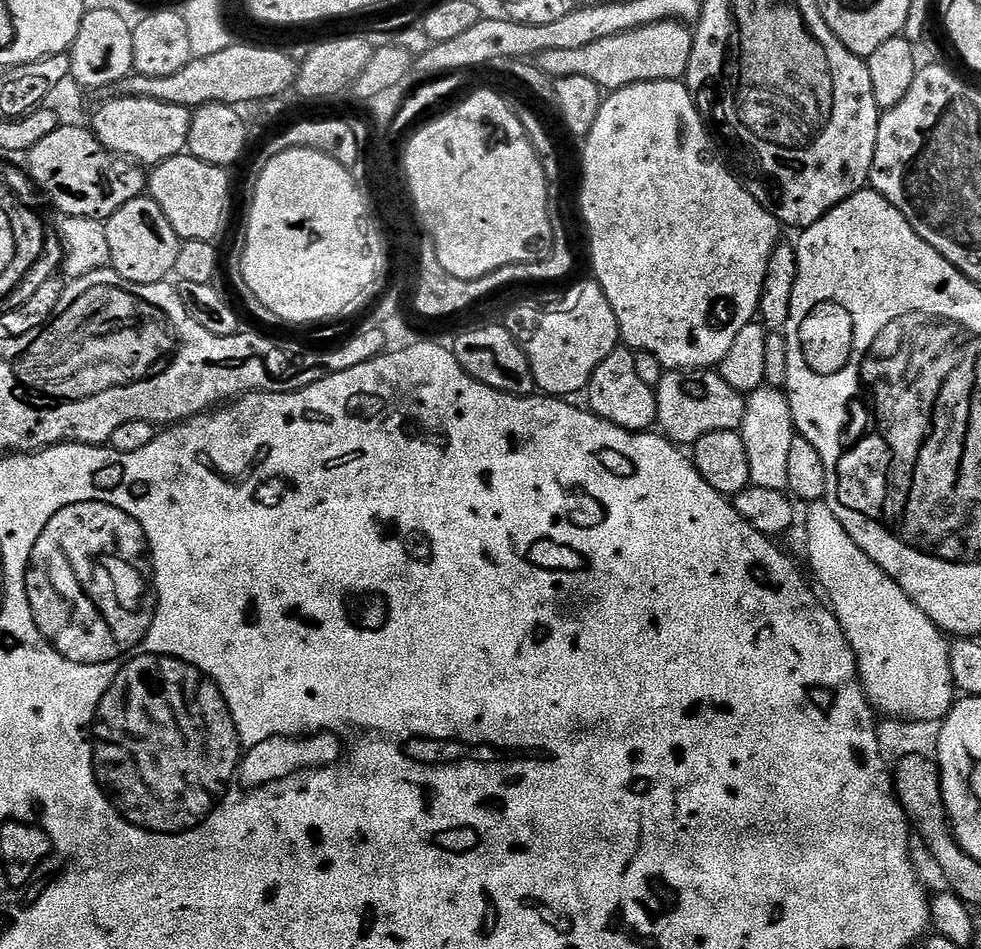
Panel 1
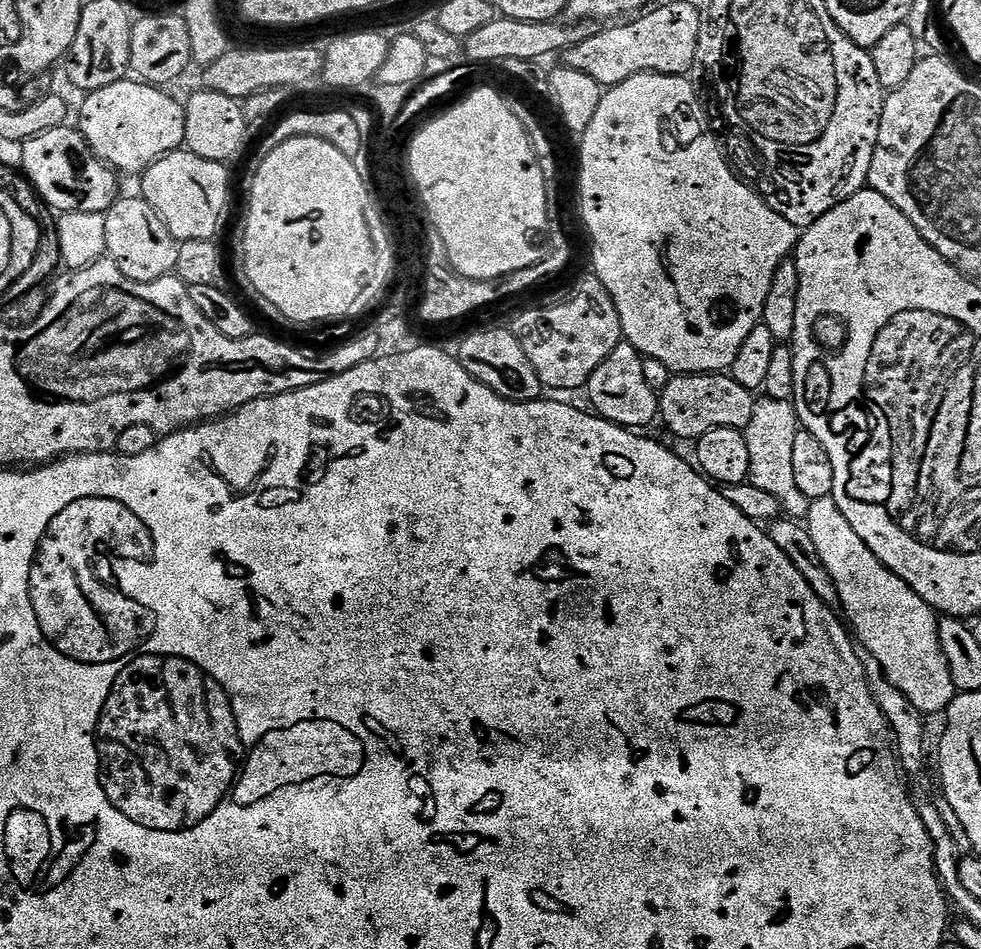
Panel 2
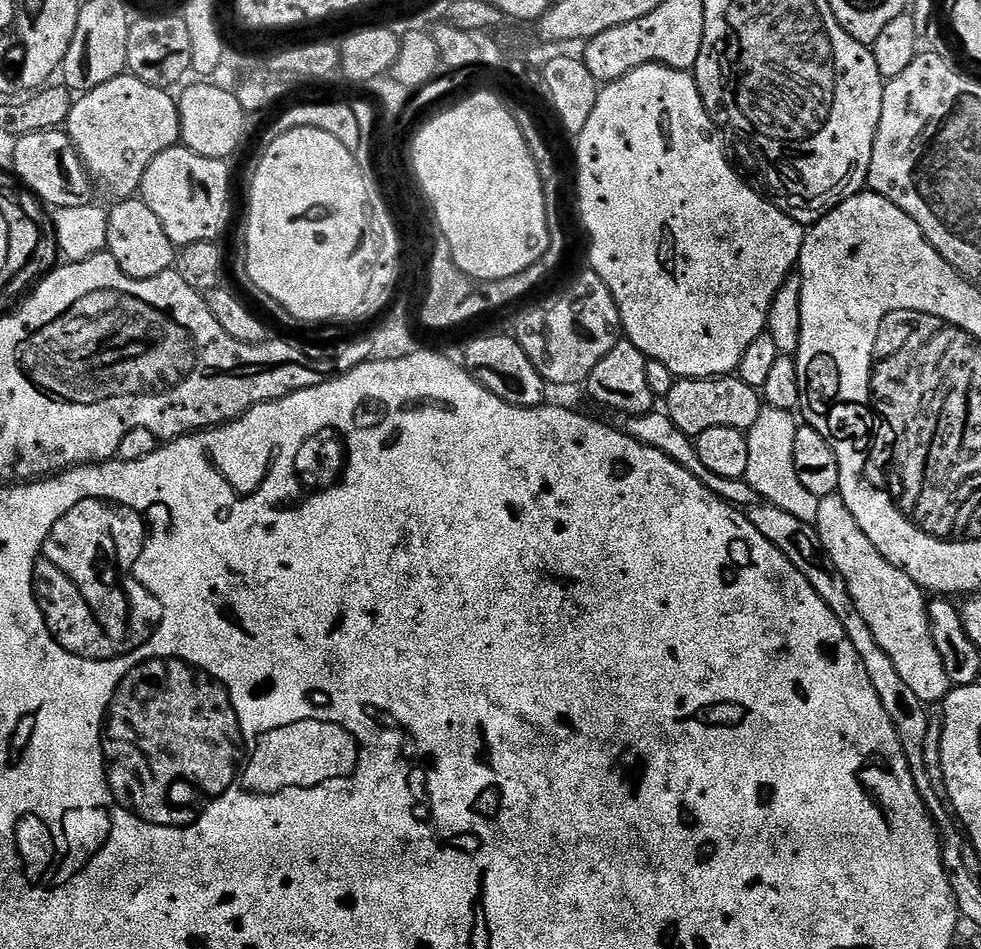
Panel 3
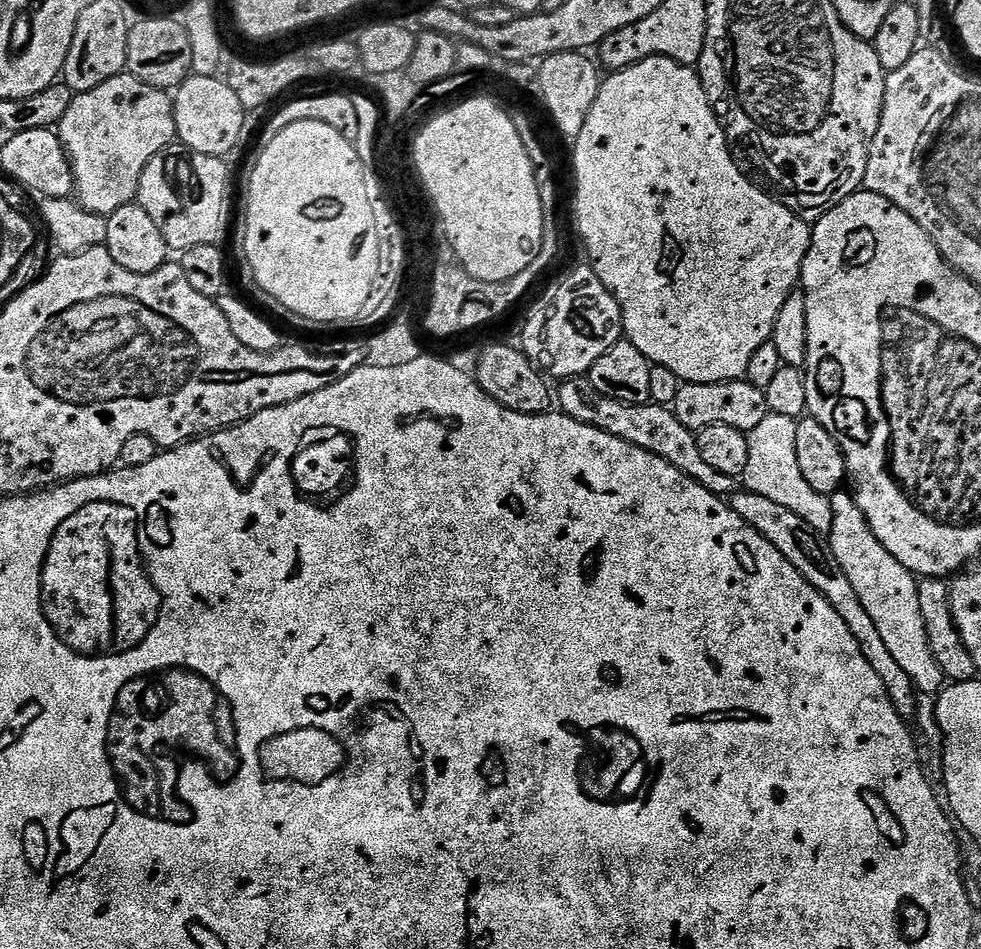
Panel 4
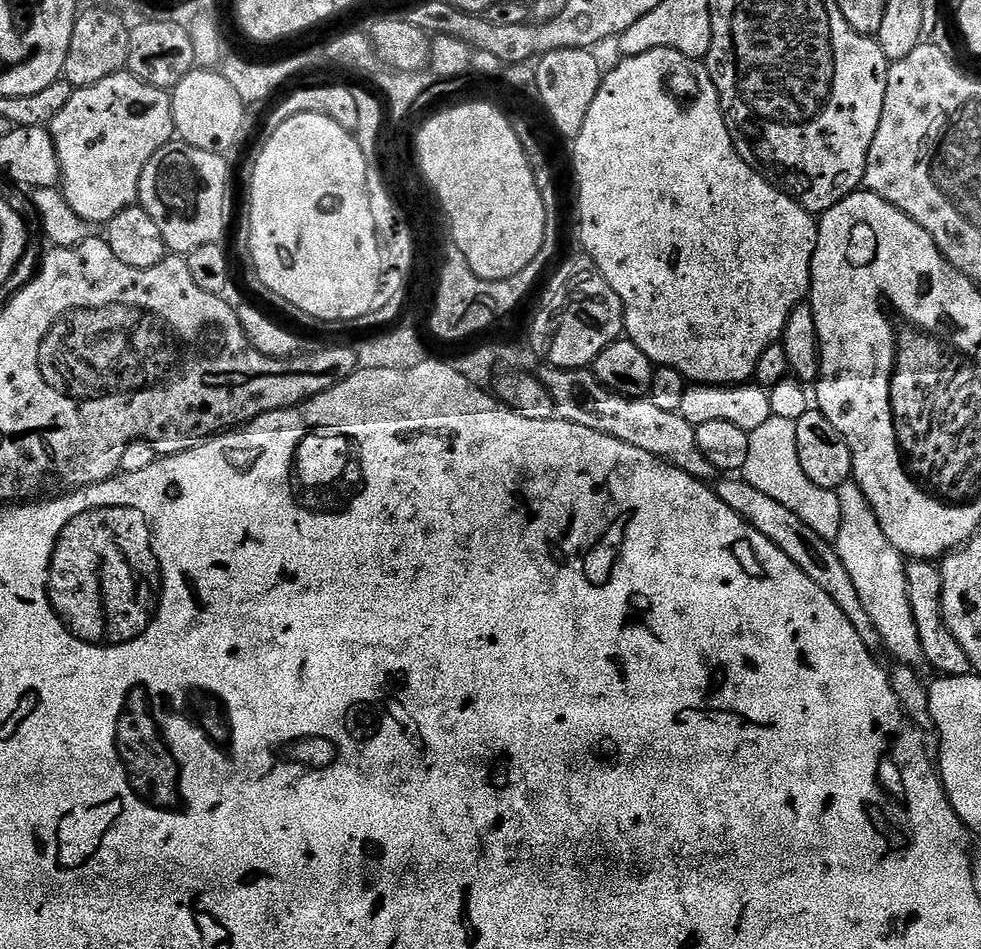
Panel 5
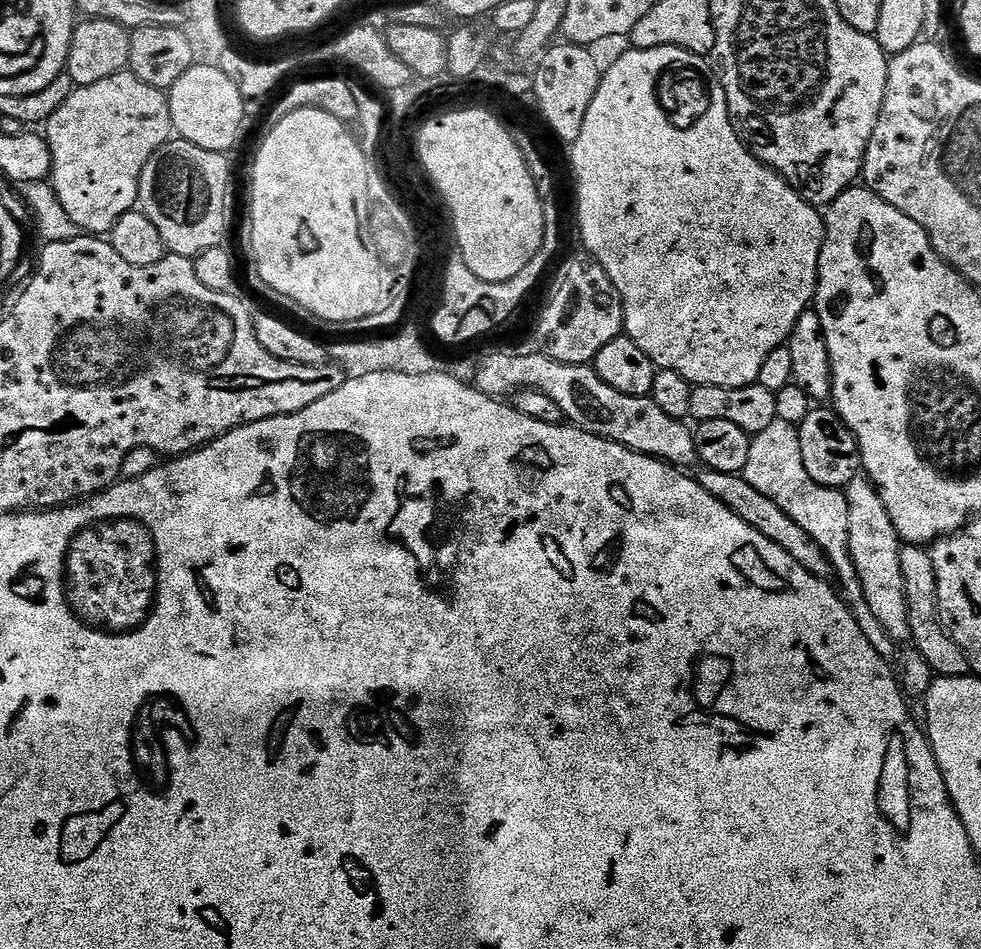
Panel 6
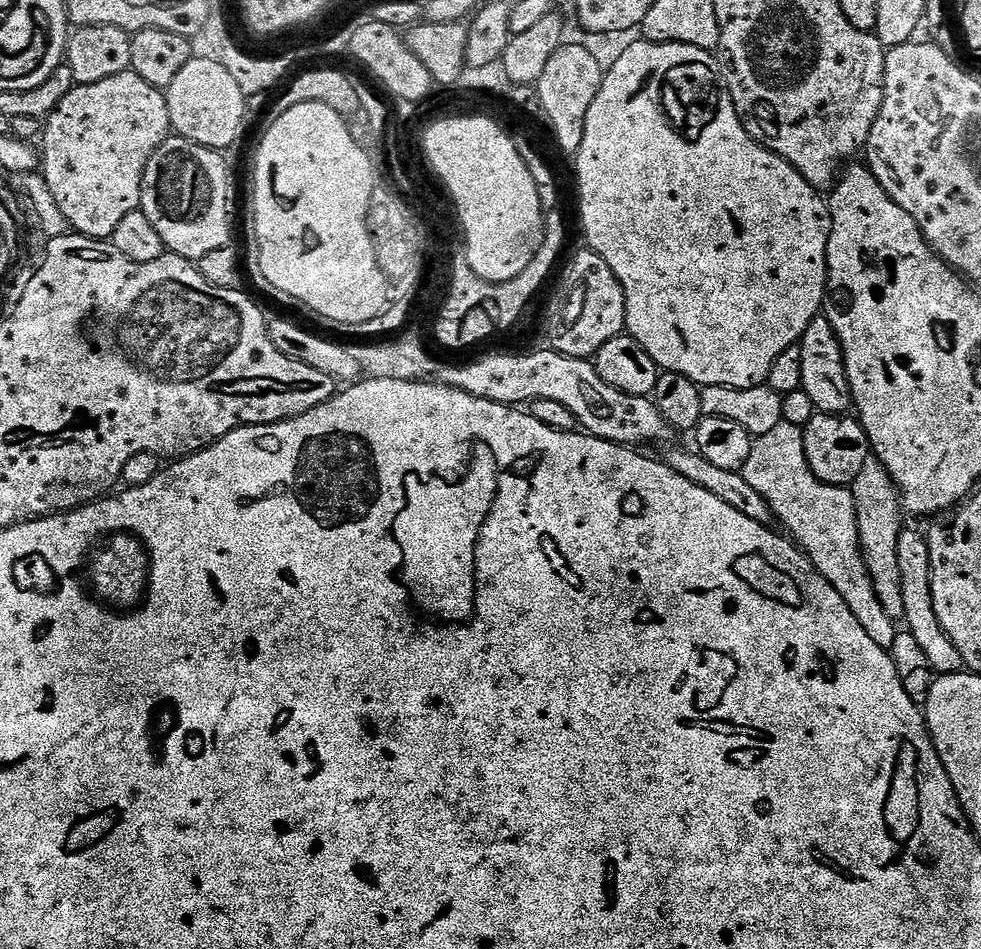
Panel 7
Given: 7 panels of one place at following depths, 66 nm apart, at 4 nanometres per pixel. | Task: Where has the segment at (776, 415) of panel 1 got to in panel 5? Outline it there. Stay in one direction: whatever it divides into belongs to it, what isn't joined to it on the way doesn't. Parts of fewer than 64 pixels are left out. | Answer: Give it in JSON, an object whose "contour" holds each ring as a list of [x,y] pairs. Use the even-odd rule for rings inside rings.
{"contour":[[[771,416],[758,430],[748,437],[750,454],[746,454],[746,466],[742,470],[742,479],[754,490],[762,490],[774,502],[786,506],[793,514],[798,514],[814,534],[834,542],[838,538],[838,530],[842,526],[842,506],[838,506],[838,494],[831,488],[823,488],[810,478],[806,478],[806,470],[802,470],[802,462],[798,462],[798,438],[796,422],[786,418]]]}

